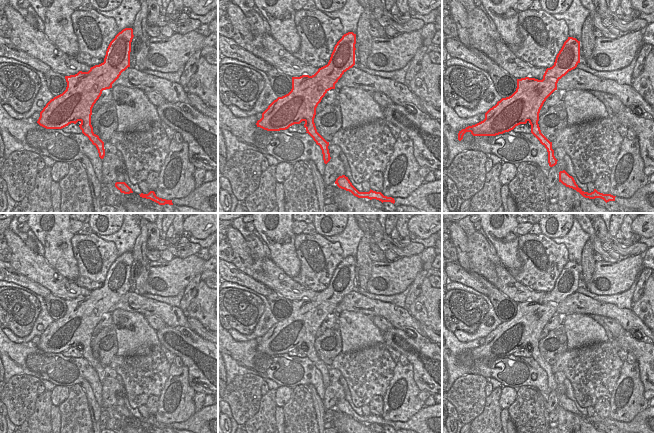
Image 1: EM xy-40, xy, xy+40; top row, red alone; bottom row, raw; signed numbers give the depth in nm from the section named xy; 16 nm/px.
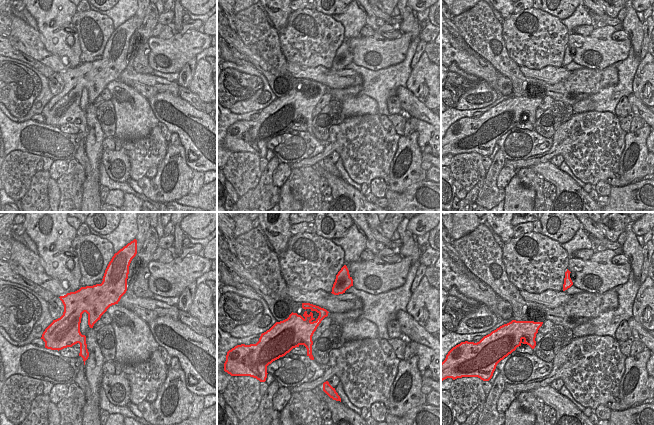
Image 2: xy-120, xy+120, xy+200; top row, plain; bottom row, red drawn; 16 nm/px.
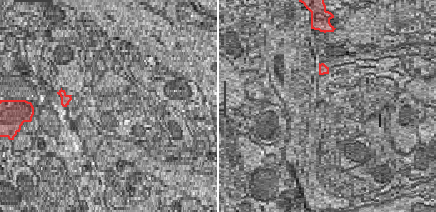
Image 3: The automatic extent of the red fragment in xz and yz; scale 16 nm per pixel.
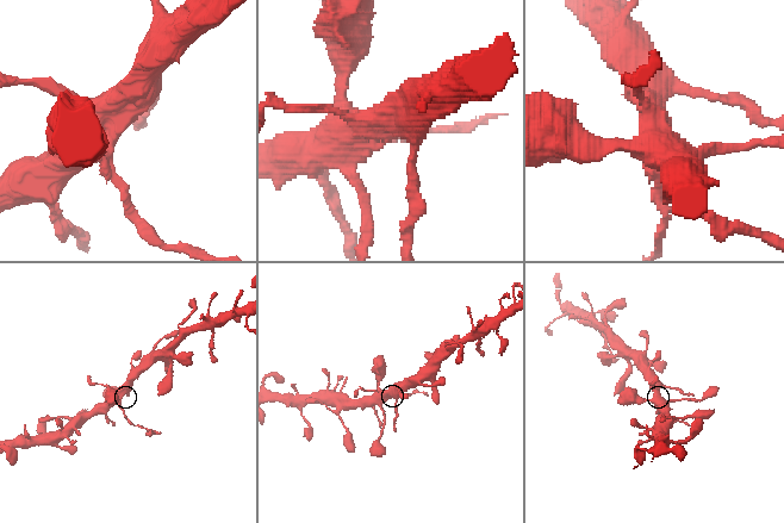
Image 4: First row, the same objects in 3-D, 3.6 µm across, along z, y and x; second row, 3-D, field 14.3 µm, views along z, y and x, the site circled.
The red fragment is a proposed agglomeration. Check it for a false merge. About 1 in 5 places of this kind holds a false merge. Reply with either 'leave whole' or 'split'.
split

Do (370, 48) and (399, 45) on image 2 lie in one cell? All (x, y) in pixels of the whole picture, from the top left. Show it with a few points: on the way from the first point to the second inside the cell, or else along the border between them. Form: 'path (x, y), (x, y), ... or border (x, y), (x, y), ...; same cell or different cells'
path (377, 48), (392, 48); same cell

